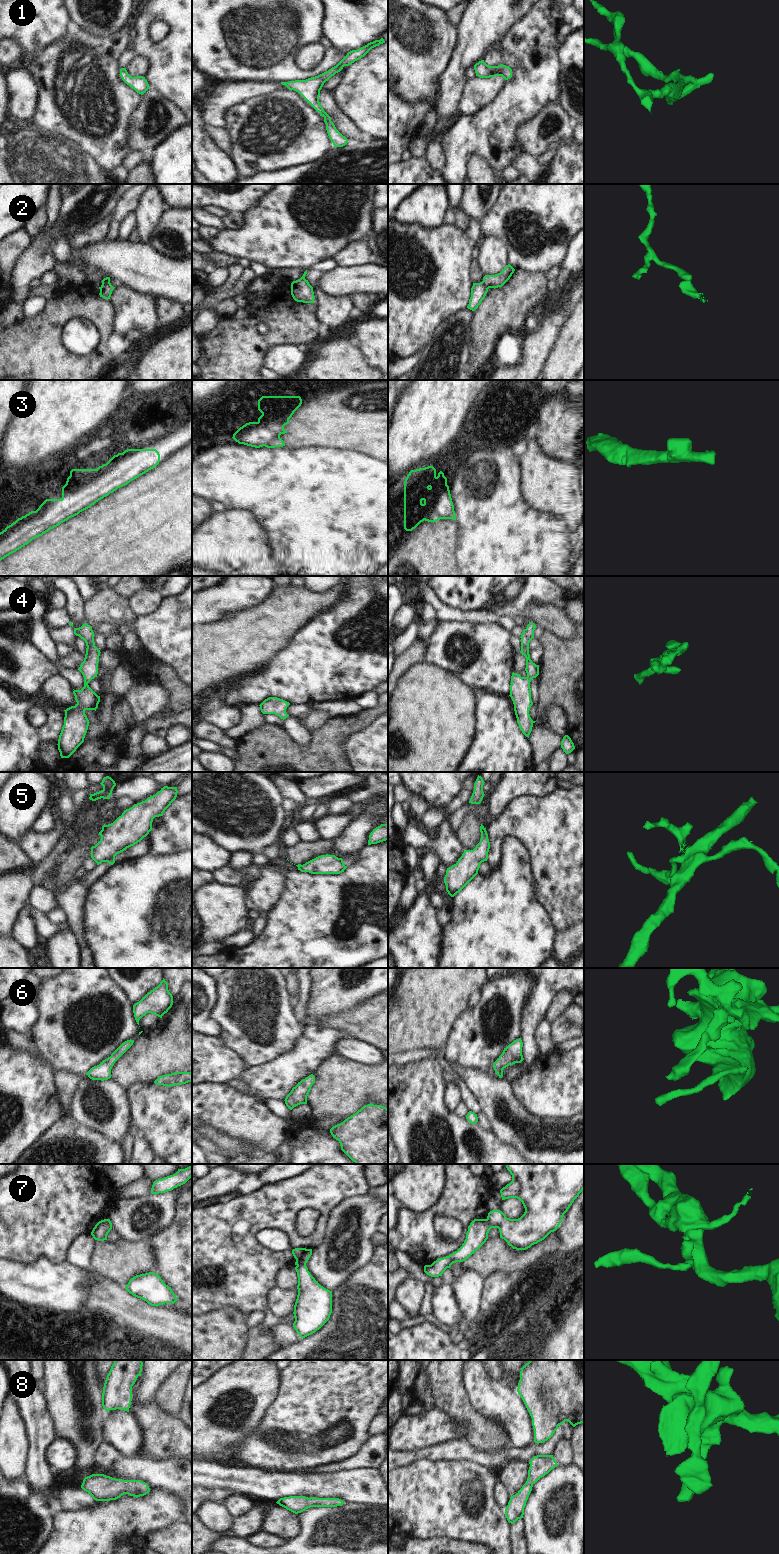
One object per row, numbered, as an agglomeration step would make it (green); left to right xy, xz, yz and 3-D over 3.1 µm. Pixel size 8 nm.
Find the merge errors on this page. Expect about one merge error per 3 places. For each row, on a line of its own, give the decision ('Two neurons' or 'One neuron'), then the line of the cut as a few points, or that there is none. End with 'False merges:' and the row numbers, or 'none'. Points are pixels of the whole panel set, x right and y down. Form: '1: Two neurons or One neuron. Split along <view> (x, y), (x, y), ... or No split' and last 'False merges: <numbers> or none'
1: One neuron. No split
2: Two neurons. Split along yz (482, 281), (488, 288)
3: One neuron. No split
4: One neuron. No split
5: Two neurons. Split along xy (106, 825), (100, 835)
6: One neuron. No split
7: Two neurons. Split along xz (305, 1263), (297, 1265)
8: One neuron. No split
False merges: 2, 5, 7.

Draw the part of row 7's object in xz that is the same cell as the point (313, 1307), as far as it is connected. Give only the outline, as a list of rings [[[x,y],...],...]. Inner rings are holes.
[[[306,1264],[295,1267],[298,1295],[294,1305],[293,1327],[301,1338],[319,1330],[332,1313],[332,1291],[321,1286],[310,1274]]]

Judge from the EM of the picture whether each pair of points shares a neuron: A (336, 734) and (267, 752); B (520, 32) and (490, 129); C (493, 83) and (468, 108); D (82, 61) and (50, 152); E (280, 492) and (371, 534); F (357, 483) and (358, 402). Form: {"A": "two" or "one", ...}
{"A": "one", "B": "one", "C": "one", "D": "two", "E": "one", "F": "two"}

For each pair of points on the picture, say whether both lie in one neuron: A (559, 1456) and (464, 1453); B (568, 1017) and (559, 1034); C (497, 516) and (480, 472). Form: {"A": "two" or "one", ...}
{"A": "two", "B": "one", "C": "one"}

